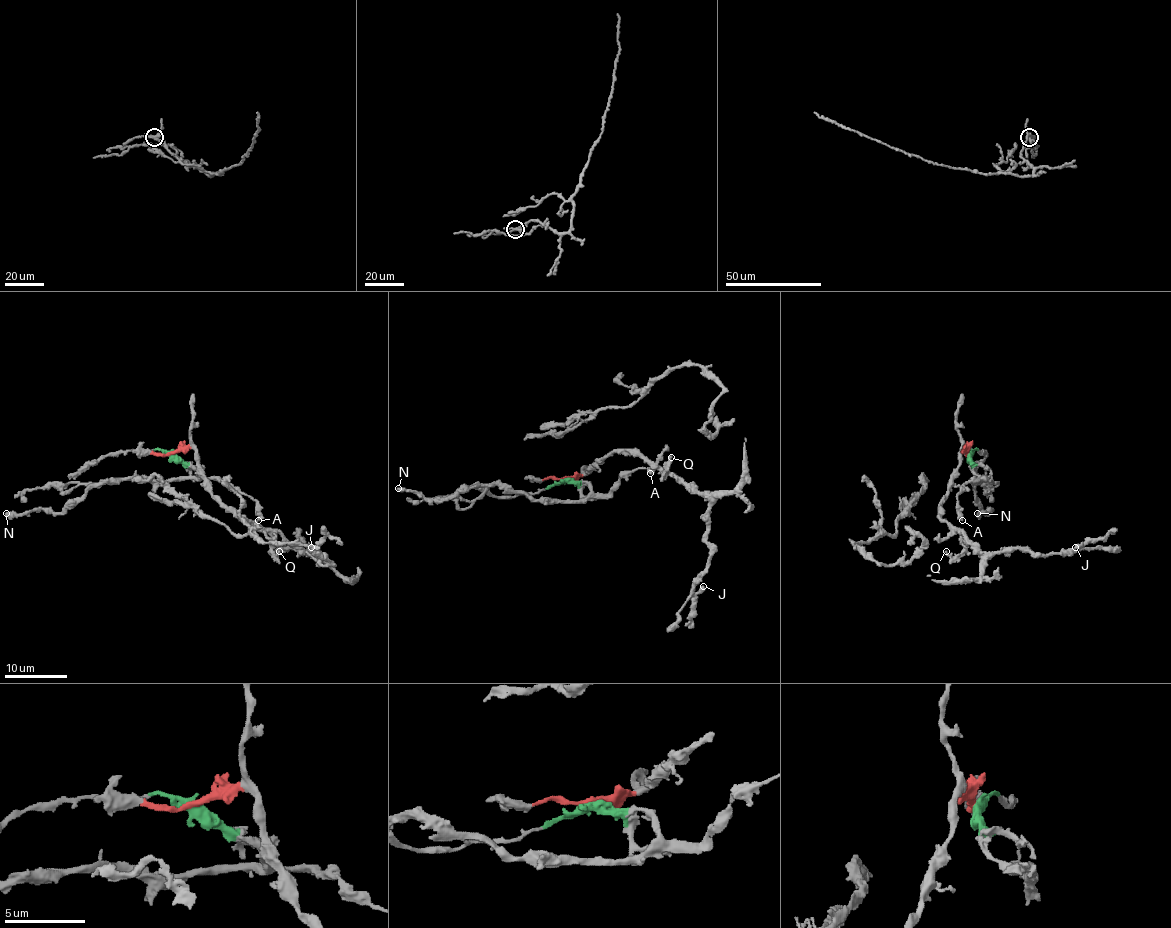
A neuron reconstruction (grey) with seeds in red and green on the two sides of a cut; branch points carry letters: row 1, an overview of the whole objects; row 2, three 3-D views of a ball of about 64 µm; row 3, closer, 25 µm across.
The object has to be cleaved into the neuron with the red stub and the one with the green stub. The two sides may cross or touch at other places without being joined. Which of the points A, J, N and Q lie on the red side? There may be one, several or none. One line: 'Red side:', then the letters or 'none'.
Red side: J, Q

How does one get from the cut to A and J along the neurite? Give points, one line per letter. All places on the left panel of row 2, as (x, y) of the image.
A: (171, 453), (176, 453), (201, 477), (226, 480), (246, 494), (256, 502), (259, 521)
J: (171, 453), (193, 449), (207, 489), (221, 502), (301, 547), (312, 547)

